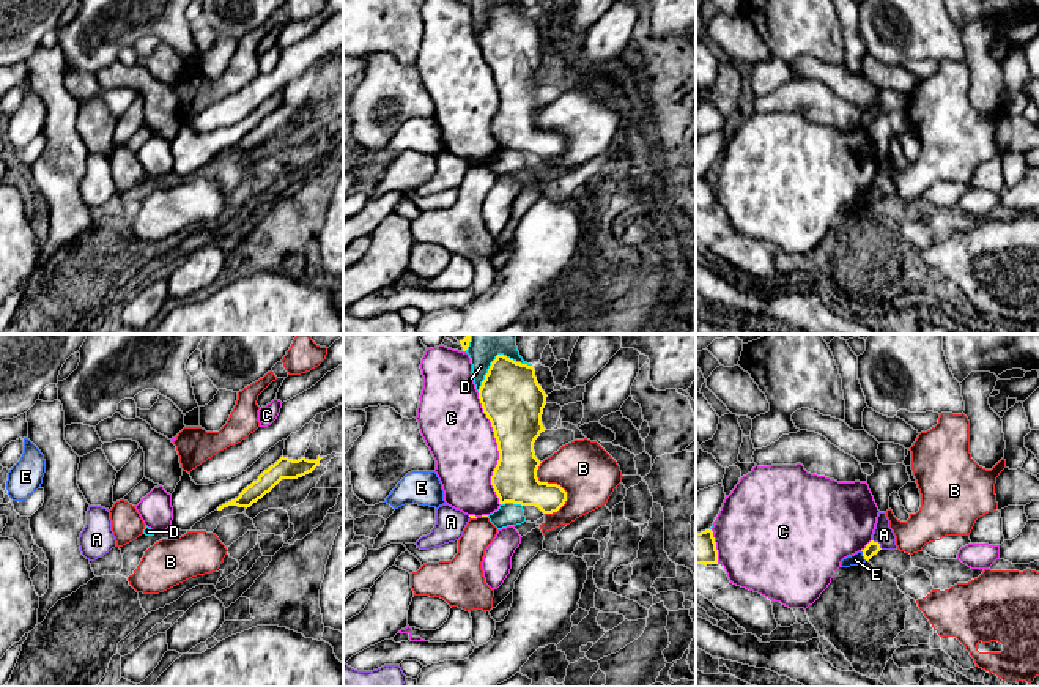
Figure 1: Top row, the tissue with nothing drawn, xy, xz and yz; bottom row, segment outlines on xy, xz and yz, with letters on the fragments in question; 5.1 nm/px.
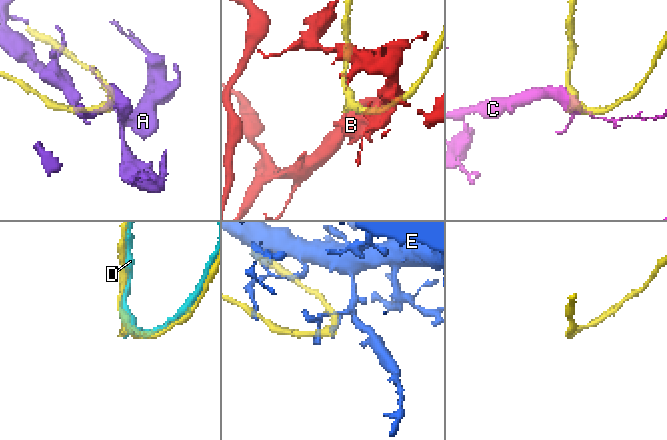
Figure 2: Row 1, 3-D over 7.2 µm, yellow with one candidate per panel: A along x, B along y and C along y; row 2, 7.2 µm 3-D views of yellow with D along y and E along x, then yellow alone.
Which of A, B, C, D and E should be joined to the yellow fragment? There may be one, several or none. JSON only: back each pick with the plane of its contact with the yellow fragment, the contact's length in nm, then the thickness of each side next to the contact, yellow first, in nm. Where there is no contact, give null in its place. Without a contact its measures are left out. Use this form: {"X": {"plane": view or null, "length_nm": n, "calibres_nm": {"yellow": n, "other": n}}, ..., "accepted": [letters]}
{"accepted": []}

